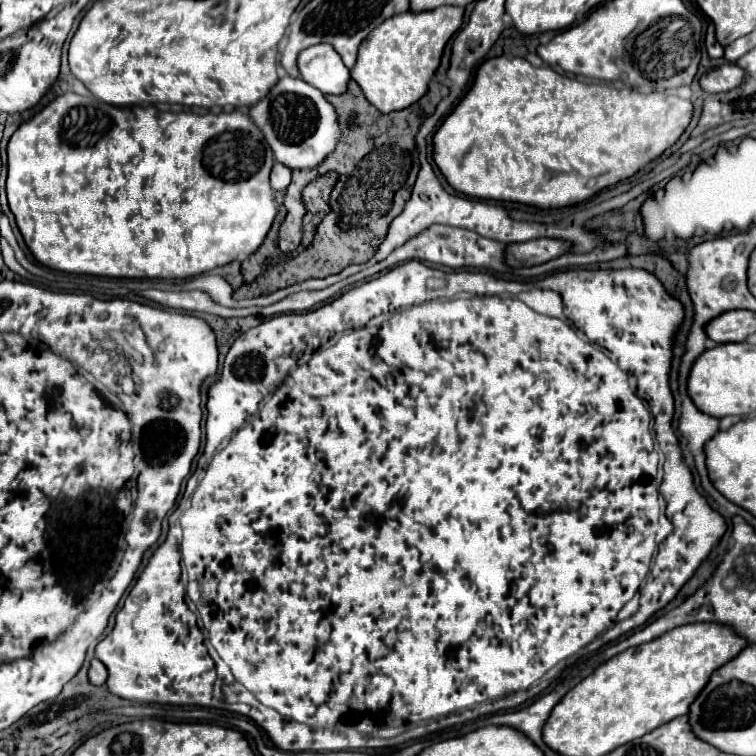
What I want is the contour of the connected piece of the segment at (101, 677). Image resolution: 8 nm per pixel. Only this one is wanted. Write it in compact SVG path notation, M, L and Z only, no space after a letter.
M92 659L90 663L90 669L88 669L88 681L92 685L104 685L108 673L106 673L106 667L98 661L98 659Z

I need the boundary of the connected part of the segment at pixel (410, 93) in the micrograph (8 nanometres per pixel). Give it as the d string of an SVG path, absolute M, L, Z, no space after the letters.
M438 7L422 13L406 11L386 19L362 41L358 61L350 69L352 79L360 85L366 99L380 113L392 113L410 107L426 93L428 81L440 65L444 45L460 29L462 19L462 7Z

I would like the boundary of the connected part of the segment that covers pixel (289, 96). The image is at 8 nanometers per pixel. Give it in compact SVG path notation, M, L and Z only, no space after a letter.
M282 77L270 93L250 107L250 117L264 133L274 159L290 169L314 169L318 167L338 145L342 131L336 117L336 109L324 99L324 95L298 77Z

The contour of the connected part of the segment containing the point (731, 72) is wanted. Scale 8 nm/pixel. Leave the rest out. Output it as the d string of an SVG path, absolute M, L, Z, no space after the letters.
M720 65L708 73L704 73L700 77L700 87L706 93L722 93L722 91L730 91L736 85L740 85L740 81L744 81L744 73L738 65Z

